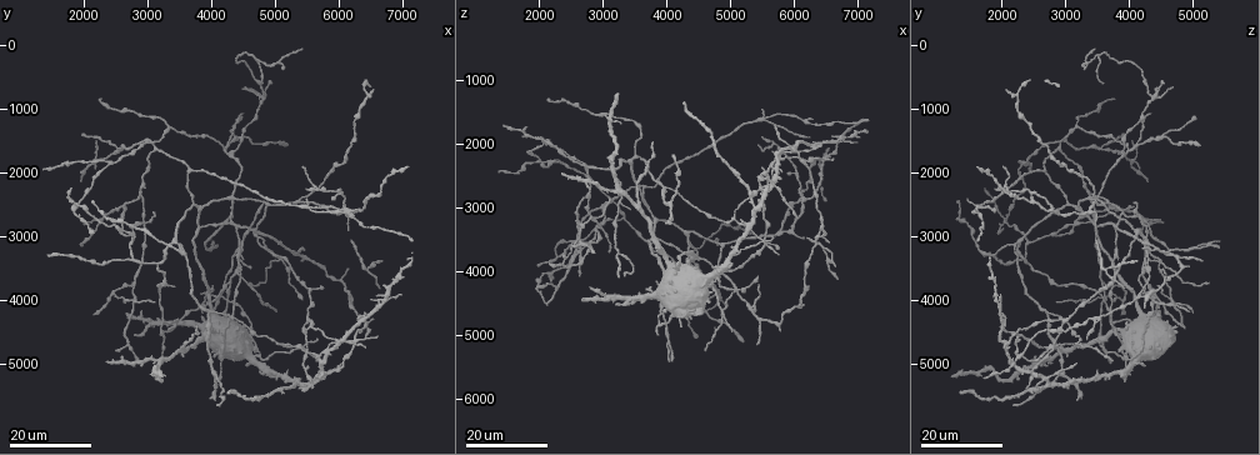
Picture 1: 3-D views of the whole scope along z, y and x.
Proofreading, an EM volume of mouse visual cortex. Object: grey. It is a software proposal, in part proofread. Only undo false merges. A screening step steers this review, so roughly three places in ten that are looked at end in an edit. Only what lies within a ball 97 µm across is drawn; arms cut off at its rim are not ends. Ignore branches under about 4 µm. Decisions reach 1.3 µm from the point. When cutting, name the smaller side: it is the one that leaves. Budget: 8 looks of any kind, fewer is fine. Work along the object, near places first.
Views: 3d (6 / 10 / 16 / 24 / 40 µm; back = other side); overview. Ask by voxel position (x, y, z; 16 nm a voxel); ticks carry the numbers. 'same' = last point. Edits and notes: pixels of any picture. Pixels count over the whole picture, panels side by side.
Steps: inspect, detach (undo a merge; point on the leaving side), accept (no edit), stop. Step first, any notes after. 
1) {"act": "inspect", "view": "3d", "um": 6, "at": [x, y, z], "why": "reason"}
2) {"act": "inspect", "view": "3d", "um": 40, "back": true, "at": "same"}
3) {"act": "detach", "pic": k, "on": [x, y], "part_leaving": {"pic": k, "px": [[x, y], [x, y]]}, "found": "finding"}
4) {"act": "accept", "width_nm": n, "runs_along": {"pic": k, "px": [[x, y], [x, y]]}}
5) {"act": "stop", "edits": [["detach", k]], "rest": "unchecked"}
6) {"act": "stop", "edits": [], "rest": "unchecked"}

{"act": "inspect", "view": "3d", "um": 16, "at": [5400, 3250, 4550]}

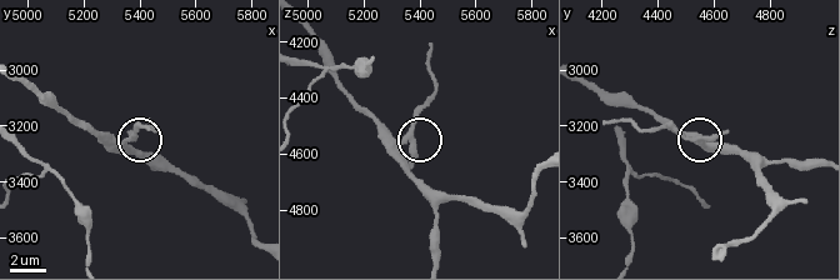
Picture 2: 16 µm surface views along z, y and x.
{"act": "inspect", "view": "3d", "um": 10, "at": [5370, 3250, 4530], "why": "zoom in"}

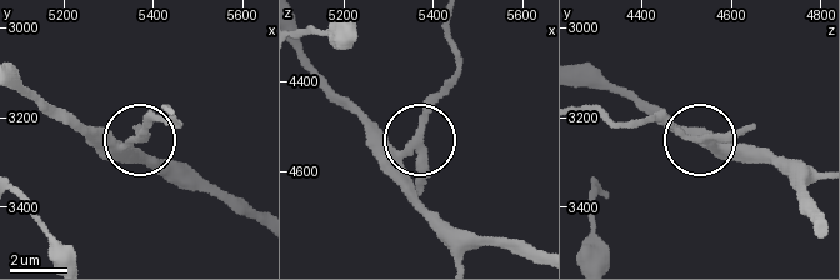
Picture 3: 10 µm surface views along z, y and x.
{"act": "detach", "pic": 3, "on": [146, 134], "found": "two cells meet here"}

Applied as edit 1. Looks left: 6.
{"act": "inspect", "view": "3d", "um": 24, "at": [5500, 3350, 4750], "why": "three arms meet"}

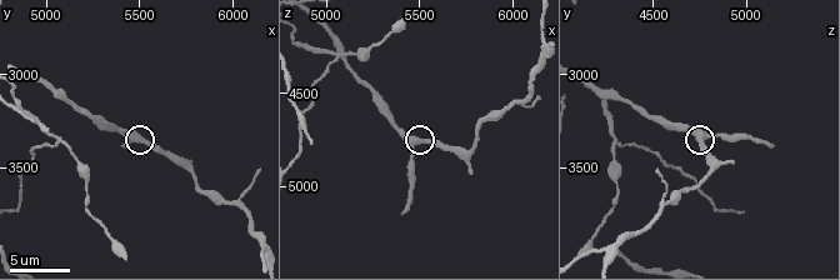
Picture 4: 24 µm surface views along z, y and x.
{"act": "inspect", "view": "3d", "um": 6, "at": [5480, 3320, 4780]}

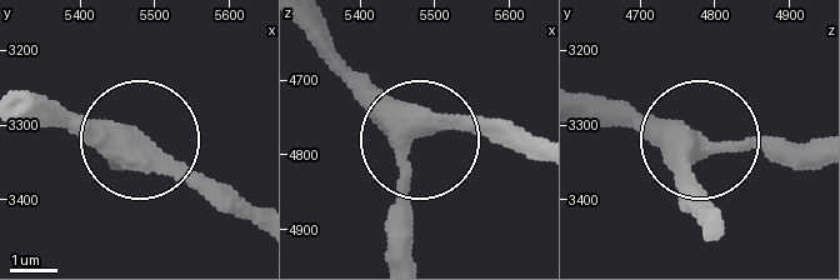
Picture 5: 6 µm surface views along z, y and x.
{"act": "accept", "runs_along": {"pic": 5, "px": [[583, 93], [714, 153], [810, 153]]}, "found": "one cell here"}

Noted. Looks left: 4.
{"act": "inspect", "view": "3d", "um": 24, "at": [4500, 3000, 4200], "why": "branch point"}

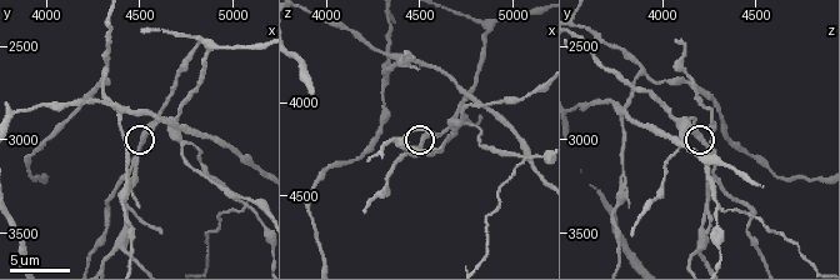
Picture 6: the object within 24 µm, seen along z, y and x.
{"act": "inspect", "view": "3d", "um": 6, "at": [4500, 3020, 4260], "why": "zoom in"}

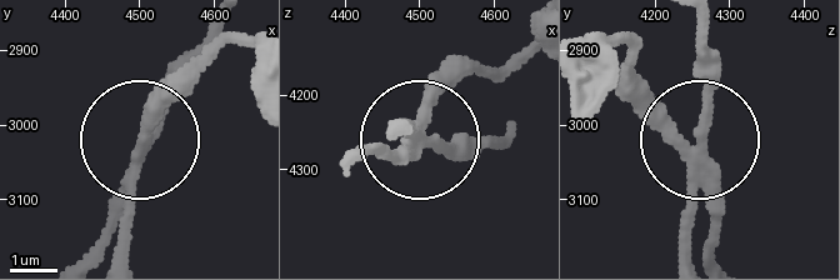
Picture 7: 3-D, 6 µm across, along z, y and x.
{"act": "detach", "pic": 7, "on": [441, 145], "part_leaving": {"pic": 7, "px": [[709, 166], [709, 258]]}, "found": "a second cell is stuck on"}

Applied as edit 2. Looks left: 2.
{"act": "inspect", "view": "overview", "why": "see it whole again"}

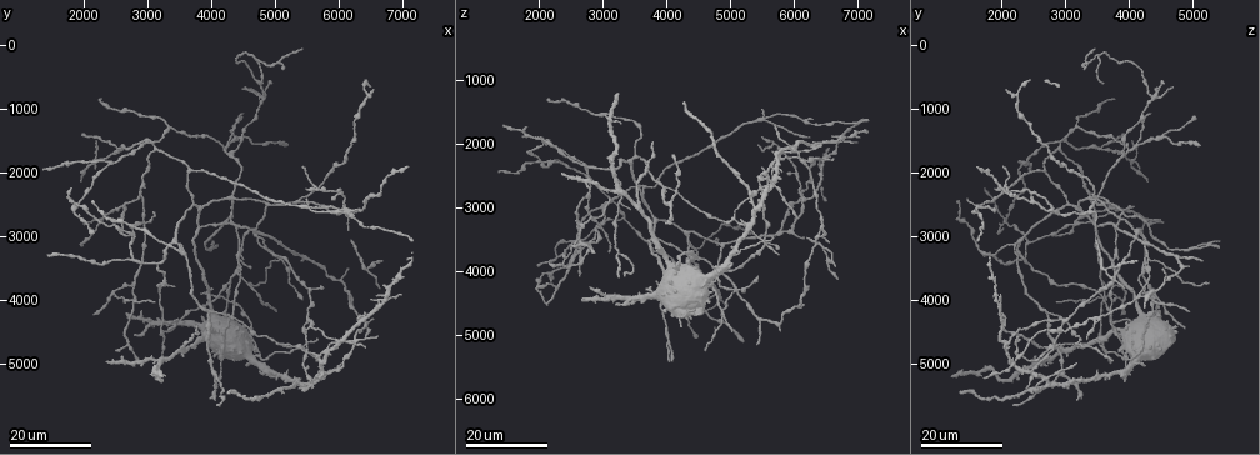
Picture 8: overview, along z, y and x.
{"act": "inspect", "view": "3d", "um": 10, "at": [4740, 3020, 4120], "why": "branch point"}

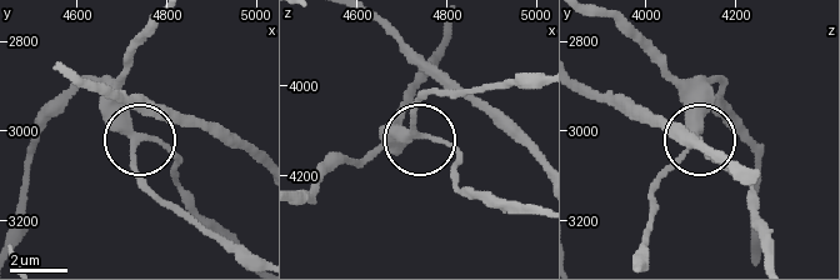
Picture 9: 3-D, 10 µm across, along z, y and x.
{"act": "accept", "found": "one cell here"}

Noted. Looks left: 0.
{"act": "stop", "edits": [["detach", 3], ["detach", 7]], "rest": "unchecked"}

